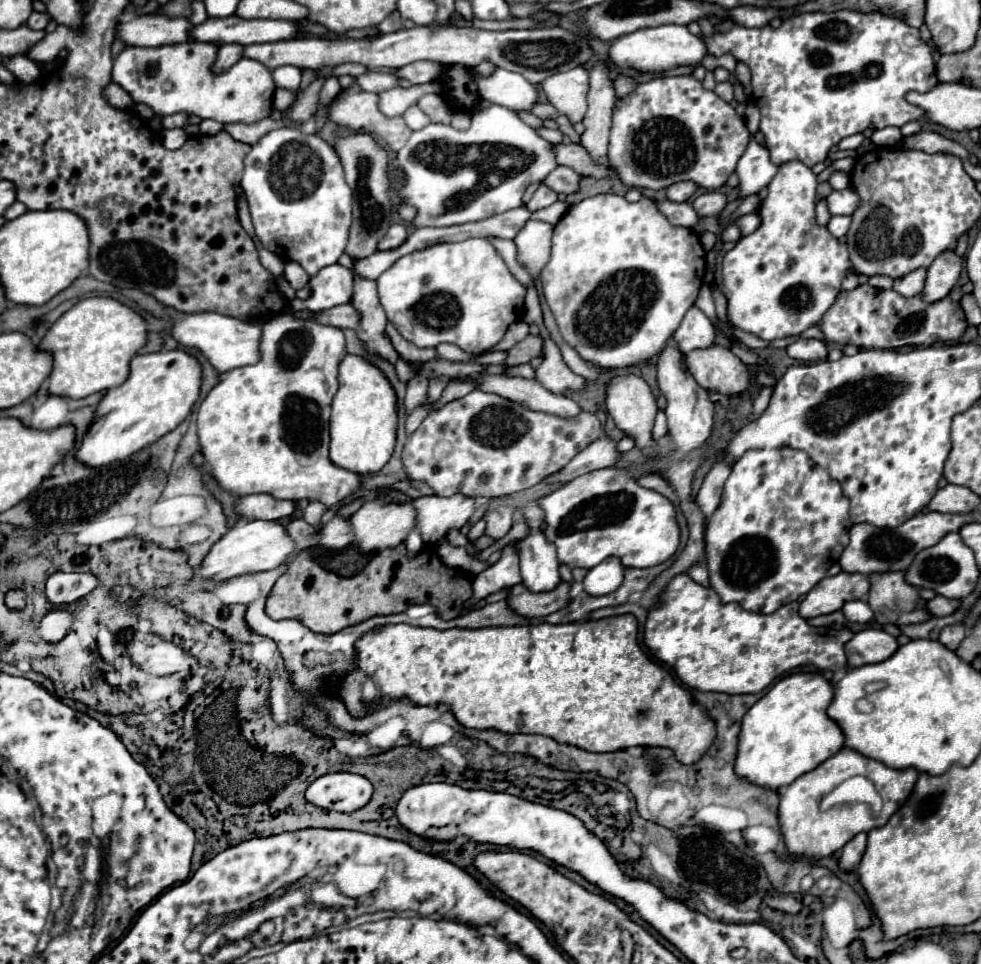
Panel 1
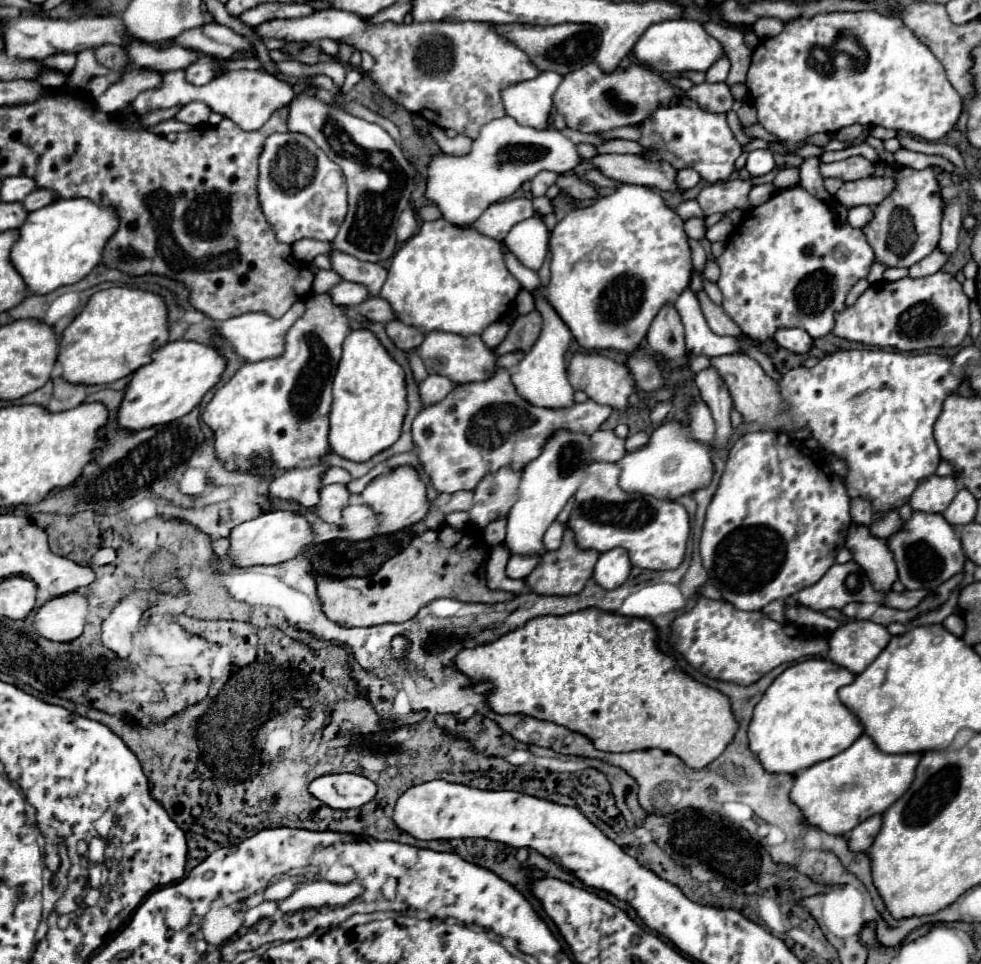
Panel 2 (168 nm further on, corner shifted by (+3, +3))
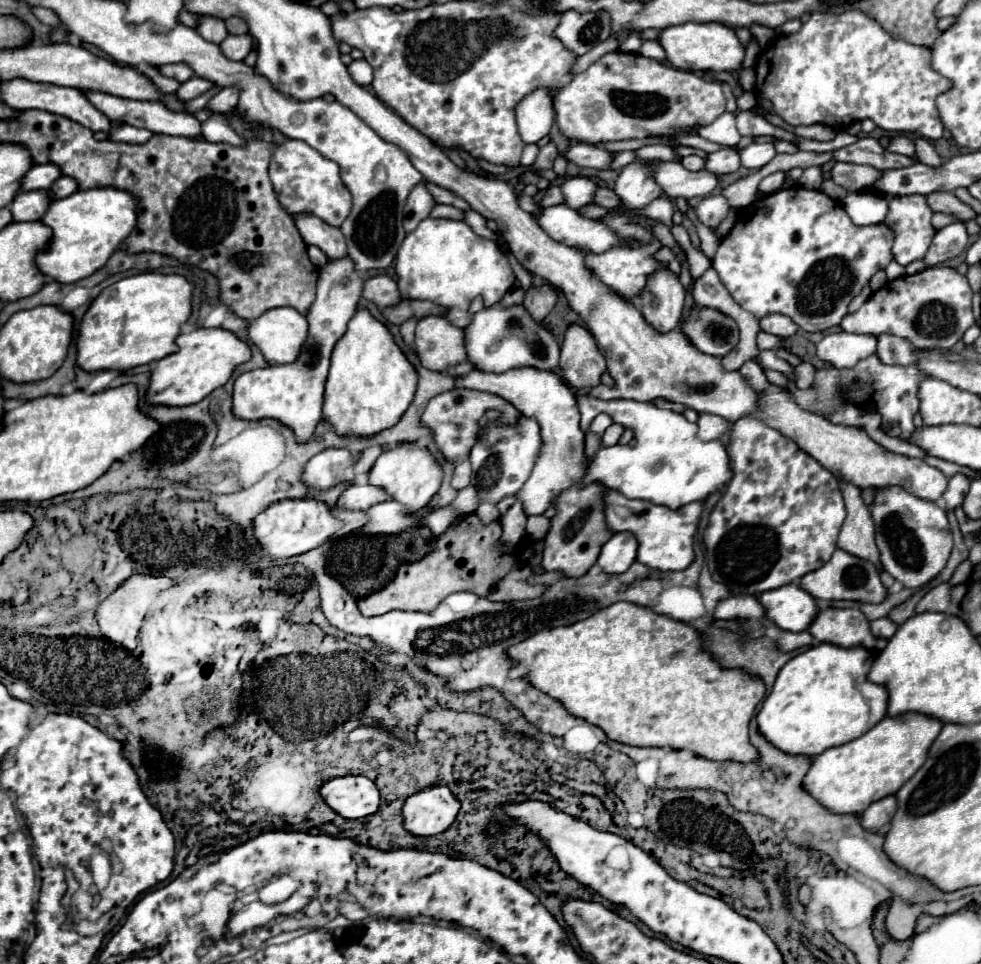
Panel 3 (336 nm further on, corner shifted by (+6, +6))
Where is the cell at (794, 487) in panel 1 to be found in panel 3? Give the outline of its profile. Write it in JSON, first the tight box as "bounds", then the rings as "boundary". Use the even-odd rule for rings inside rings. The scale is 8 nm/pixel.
{"bounds":[704,416,846,596],"boundary":[[[742,416],[736,420],[730,438],[728,456],[736,474],[724,488],[722,500],[710,516],[710,524],[704,534],[706,562],[714,580],[720,580],[738,596],[750,596],[798,582],[804,574],[826,564],[836,550],[846,510],[836,476],[756,416]]]}

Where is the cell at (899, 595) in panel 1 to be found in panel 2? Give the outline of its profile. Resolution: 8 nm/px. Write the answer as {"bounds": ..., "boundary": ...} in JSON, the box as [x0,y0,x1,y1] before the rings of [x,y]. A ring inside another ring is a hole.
{"bounds":[847,525,897,591],"boundary":[[[851,525],[847,549],[853,553],[853,561],[865,569],[875,591],[891,591],[897,581],[897,565],[883,539],[873,537],[865,525]]]}

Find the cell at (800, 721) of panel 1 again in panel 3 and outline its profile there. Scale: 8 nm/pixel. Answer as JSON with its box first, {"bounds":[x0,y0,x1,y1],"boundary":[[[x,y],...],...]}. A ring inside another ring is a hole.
{"bounds":[756,644,888,756],"boundary":[[[818,644],[794,656],[778,674],[756,720],[760,732],[782,752],[818,756],[828,748],[856,740],[874,728],[888,708],[888,690],[868,680],[874,652],[864,646],[836,648]]]}

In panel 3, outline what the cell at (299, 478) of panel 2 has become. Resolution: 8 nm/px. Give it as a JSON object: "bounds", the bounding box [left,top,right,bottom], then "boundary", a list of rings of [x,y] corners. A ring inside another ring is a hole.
{"bounds":[302,448,354,488],"boundary":[[[328,448],[322,450],[320,454],[316,454],[306,470],[302,480],[310,486],[318,486],[318,488],[332,488],[338,482],[342,482],[346,478],[346,472],[354,466],[354,458],[352,452],[346,448]]]}

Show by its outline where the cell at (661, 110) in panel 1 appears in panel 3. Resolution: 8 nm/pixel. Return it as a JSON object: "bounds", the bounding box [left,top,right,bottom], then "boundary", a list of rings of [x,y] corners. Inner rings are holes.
{"bounds":[704,148,740,176],"boundary":[[[722,148],[722,150],[718,150],[718,152],[708,154],[704,168],[706,168],[708,172],[718,174],[718,176],[736,172],[736,170],[740,168],[740,156],[738,156],[738,152],[736,152],[734,148]]]}

